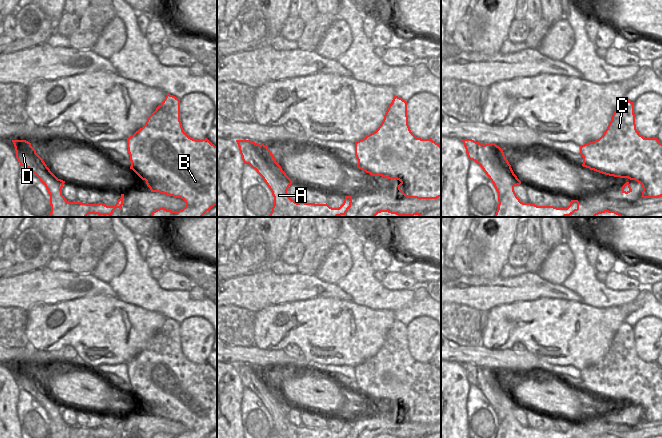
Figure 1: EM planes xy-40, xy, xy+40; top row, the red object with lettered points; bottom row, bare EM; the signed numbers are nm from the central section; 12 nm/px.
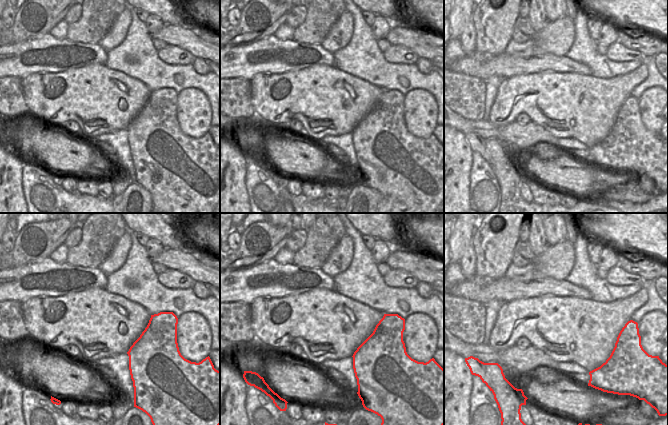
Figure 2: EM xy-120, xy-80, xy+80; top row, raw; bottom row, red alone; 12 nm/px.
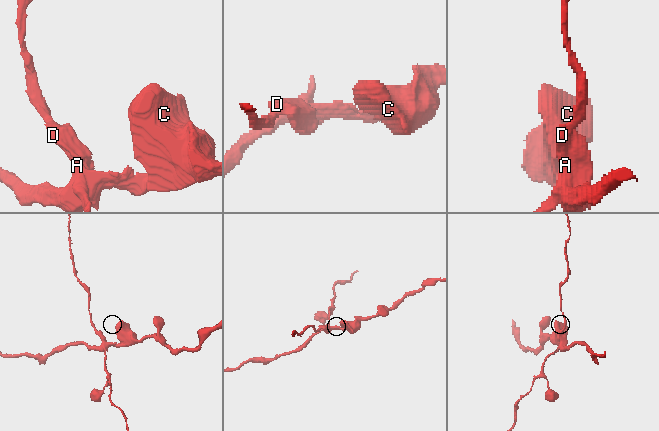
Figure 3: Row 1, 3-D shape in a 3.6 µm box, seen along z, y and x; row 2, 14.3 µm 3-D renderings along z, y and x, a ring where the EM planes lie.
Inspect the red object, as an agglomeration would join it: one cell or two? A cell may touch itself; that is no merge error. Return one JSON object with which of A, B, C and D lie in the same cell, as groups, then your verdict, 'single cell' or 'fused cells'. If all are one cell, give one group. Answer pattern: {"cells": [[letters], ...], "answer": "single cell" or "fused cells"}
{"cells": [["A", "D"], ["B", "C"]], "answer": "fused cells"}

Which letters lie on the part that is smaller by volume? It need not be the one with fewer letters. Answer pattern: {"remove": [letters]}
{"remove": ["A", "D"]}

